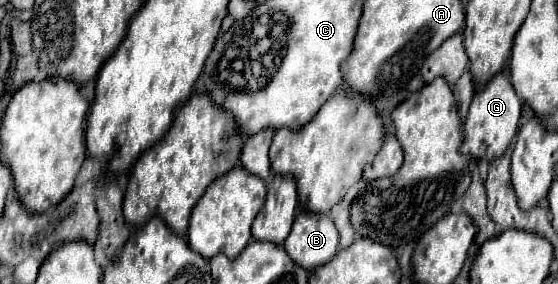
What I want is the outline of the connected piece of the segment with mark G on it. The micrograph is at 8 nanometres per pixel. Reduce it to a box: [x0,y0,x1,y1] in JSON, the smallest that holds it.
[462,71,522,159]

